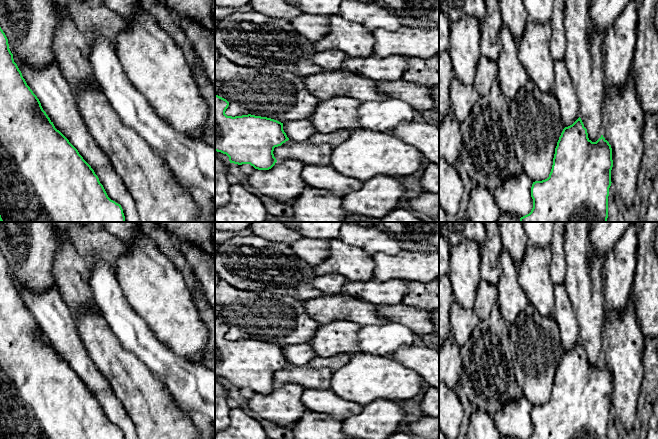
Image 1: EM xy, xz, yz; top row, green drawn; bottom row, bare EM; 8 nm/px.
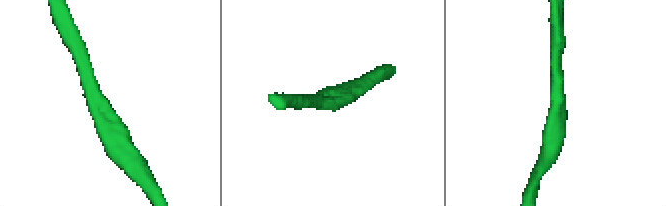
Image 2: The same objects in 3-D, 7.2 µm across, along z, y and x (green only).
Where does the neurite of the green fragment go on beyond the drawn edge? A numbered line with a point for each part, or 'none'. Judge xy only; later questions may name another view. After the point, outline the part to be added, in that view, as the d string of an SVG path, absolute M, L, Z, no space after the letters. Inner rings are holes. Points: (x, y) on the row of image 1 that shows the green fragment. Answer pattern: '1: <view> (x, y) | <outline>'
none

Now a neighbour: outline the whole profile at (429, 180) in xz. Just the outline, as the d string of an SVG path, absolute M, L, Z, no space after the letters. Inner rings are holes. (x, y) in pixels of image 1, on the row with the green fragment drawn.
M429 163L424 169L420 183L423 191L439 194L439 164Z

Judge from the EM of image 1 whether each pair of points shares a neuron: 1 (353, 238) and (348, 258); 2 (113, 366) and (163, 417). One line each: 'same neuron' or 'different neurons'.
1: different neurons
2: same neuron

